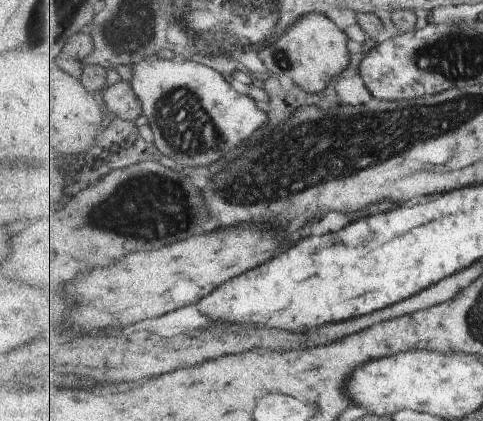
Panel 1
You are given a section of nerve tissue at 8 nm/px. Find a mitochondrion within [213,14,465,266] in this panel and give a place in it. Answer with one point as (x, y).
(273, 49)

